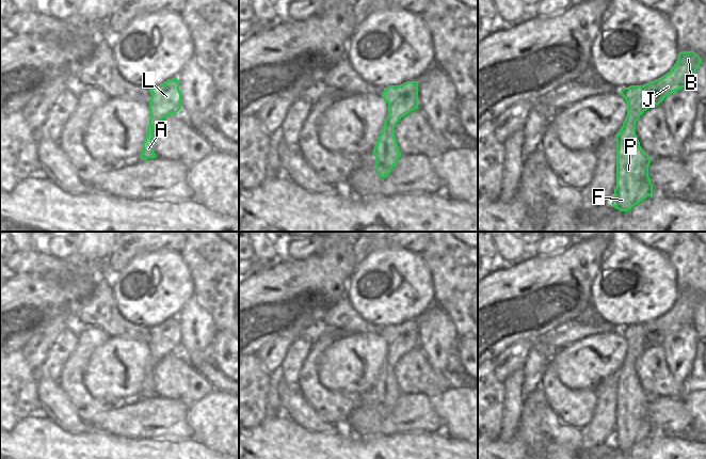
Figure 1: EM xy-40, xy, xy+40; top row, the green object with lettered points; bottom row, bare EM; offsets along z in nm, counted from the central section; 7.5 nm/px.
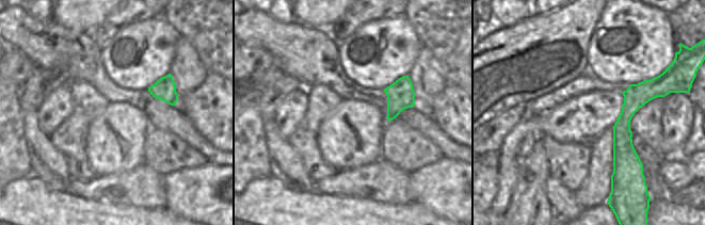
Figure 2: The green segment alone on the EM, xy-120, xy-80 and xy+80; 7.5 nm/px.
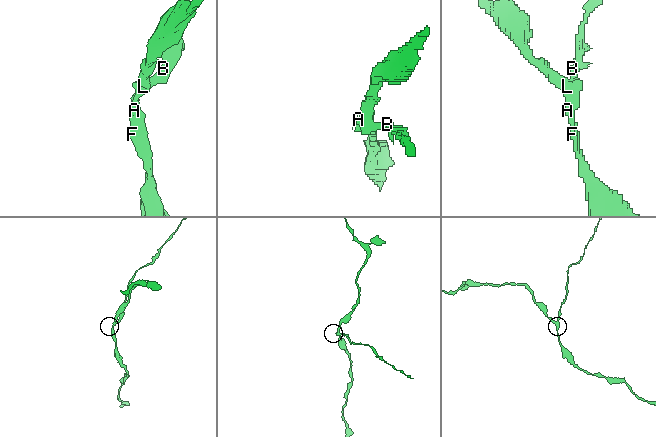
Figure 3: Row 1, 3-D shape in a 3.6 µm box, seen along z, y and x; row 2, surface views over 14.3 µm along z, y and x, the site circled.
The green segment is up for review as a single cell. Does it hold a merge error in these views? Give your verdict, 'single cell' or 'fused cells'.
fused cells

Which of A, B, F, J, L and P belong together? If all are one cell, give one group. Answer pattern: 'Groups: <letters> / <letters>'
Groups: A F L P / B J.

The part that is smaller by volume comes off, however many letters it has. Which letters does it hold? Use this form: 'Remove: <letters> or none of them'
Remove: B, J

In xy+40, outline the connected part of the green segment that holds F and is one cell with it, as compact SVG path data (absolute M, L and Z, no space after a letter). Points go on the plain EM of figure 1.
M630 325L621 329L627 341L629 357L623 361L625 368L616 375L616 426L612 444L620 450L628 450L635 444L653 433L648 415L651 396L640 385L635 365L638 358L652 346L646 343L642 325Z

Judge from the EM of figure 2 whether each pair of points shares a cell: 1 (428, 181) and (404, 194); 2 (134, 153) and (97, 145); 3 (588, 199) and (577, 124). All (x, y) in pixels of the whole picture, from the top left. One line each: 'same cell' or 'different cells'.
1: different cells
2: same cell
3: different cells

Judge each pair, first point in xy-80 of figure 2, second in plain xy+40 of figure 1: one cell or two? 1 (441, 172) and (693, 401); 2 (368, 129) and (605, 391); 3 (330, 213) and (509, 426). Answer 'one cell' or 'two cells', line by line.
1: one cell
2: two cells
3: two cells

